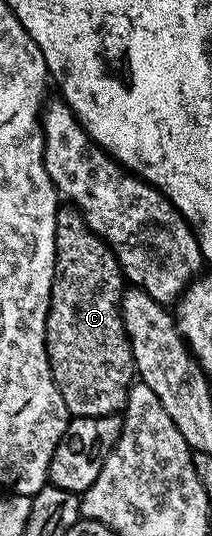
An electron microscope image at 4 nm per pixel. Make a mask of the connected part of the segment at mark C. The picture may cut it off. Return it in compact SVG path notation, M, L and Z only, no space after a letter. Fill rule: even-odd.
M60 205L55 225L55 279L47 313L47 359L68 415L104 418L119 414L127 407L127 397L137 375L131 345L119 315L119 301L124 289L123 270L111 245L92 232L74 206Z

